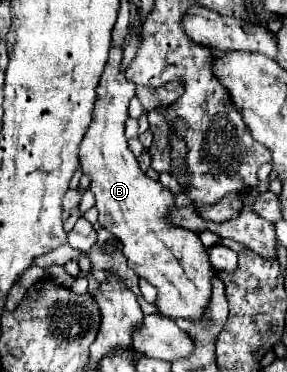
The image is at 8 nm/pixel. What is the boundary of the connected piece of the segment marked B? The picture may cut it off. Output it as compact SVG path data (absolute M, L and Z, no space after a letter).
M113 47L97 87L91 125L79 145L81 171L91 179L89 191L93 191L97 199L95 207L99 209L101 227L119 237L129 267L159 291L155 301L159 313L171 319L181 317L197 323L209 303L211 277L215 271L197 233L165 221L169 209L175 205L173 193L159 181L149 179L127 147L125 121L129 119L129 101L135 97L135 83L125 77L121 59L123 47Z

